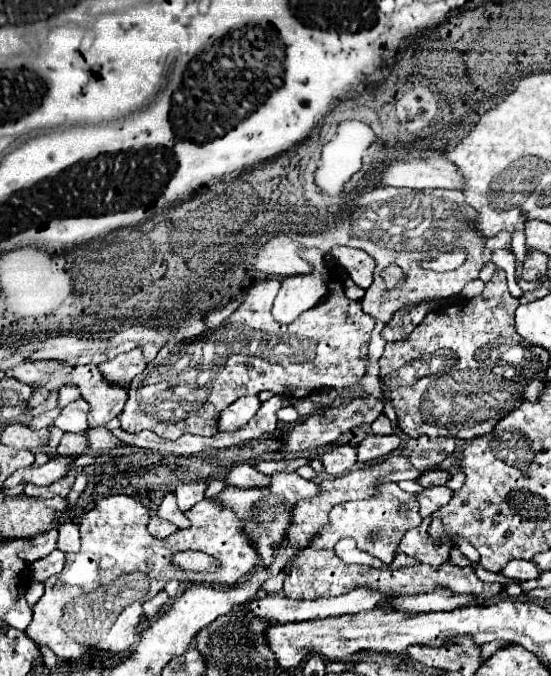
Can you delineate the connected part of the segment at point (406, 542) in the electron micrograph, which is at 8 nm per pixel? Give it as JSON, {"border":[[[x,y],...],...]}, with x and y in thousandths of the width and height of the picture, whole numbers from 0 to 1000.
{"border":[[[773,765],[762,780],[755,783],[744,783],[733,797],[726,800],[726,815],[733,815],[740,824],[751,824],[759,827],[762,833],[773,833],[773,836],[788,836],[795,839],[802,833],[813,830],[813,806],[795,806],[788,803],[780,794],[777,794],[777,777],[780,777],[780,765]]]}

